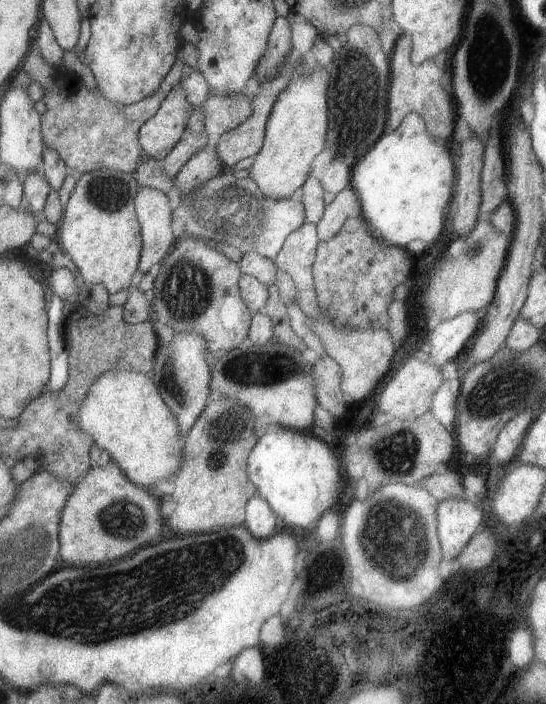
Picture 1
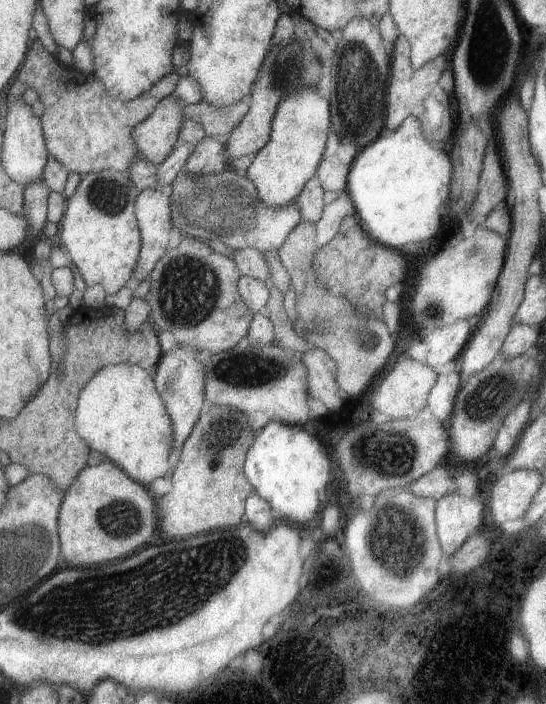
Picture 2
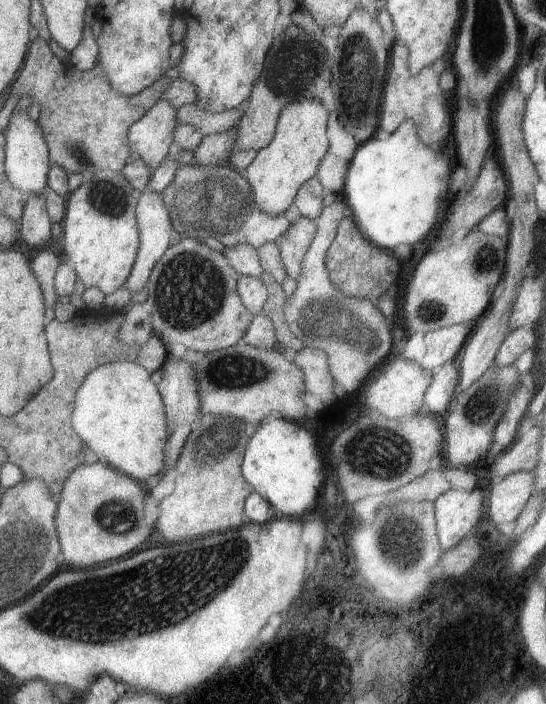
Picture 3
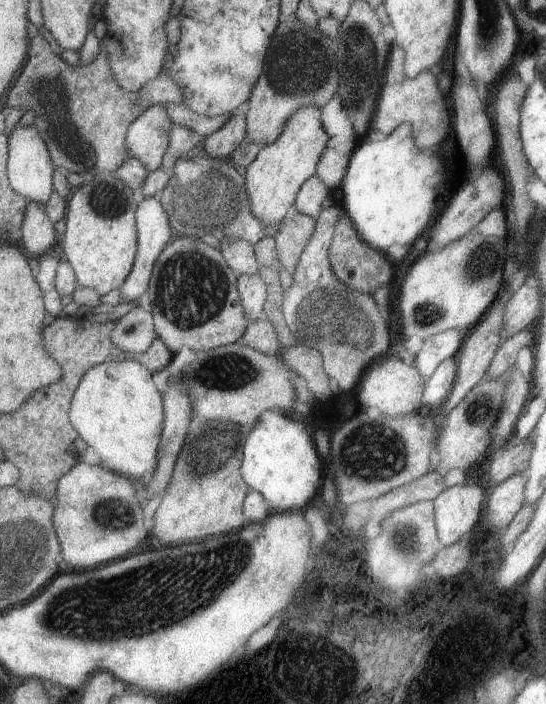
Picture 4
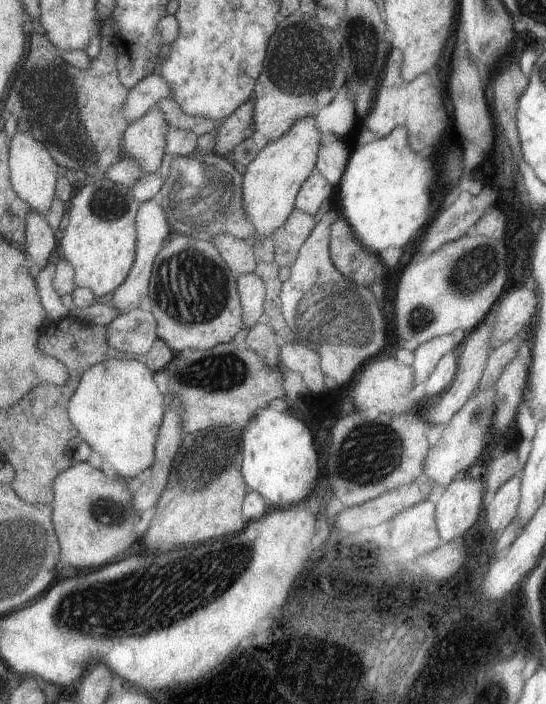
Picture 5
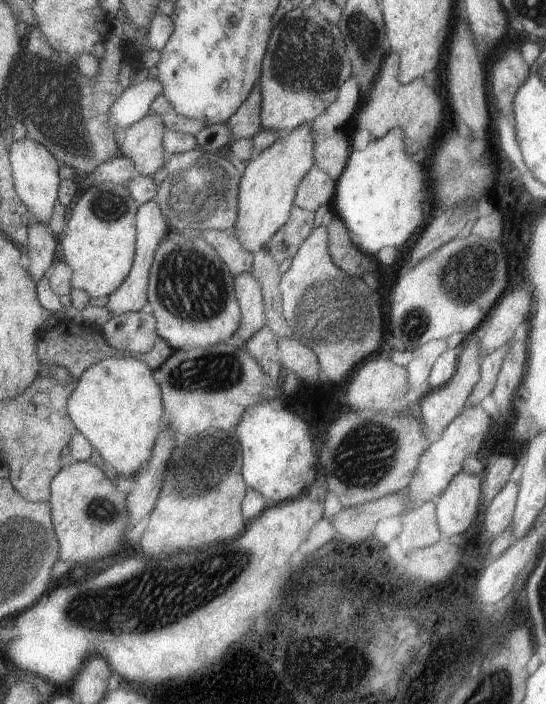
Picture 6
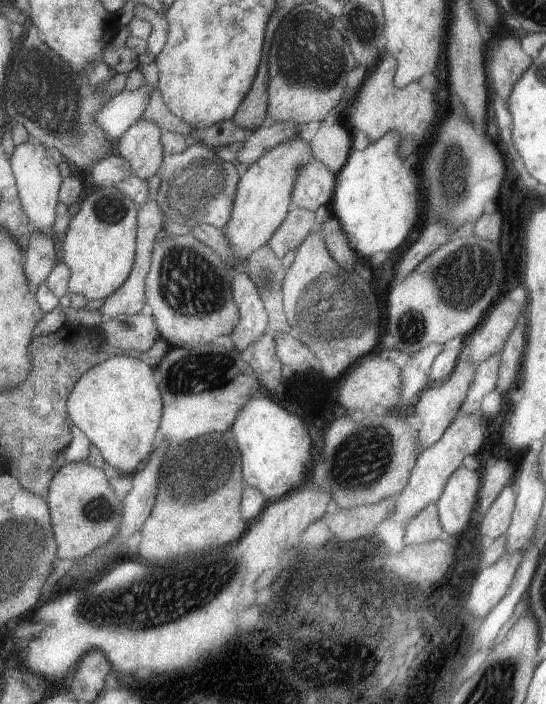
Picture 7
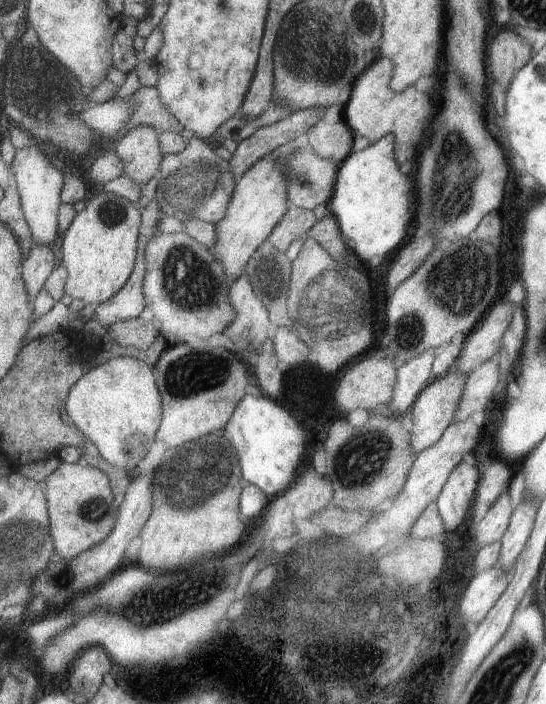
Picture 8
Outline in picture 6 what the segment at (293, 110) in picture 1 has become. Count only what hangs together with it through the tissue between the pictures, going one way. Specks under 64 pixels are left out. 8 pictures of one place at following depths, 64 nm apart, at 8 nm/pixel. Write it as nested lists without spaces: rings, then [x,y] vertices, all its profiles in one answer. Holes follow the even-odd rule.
[[[297,126],[291,132],[281,134],[281,138],[269,146],[265,152],[245,162],[245,172],[239,184],[237,196],[237,220],[231,234],[243,246],[243,250],[255,254],[263,246],[269,244],[271,236],[287,222],[291,214],[291,206],[295,202],[295,192],[301,178],[315,164],[313,158],[313,138],[311,128]]]

